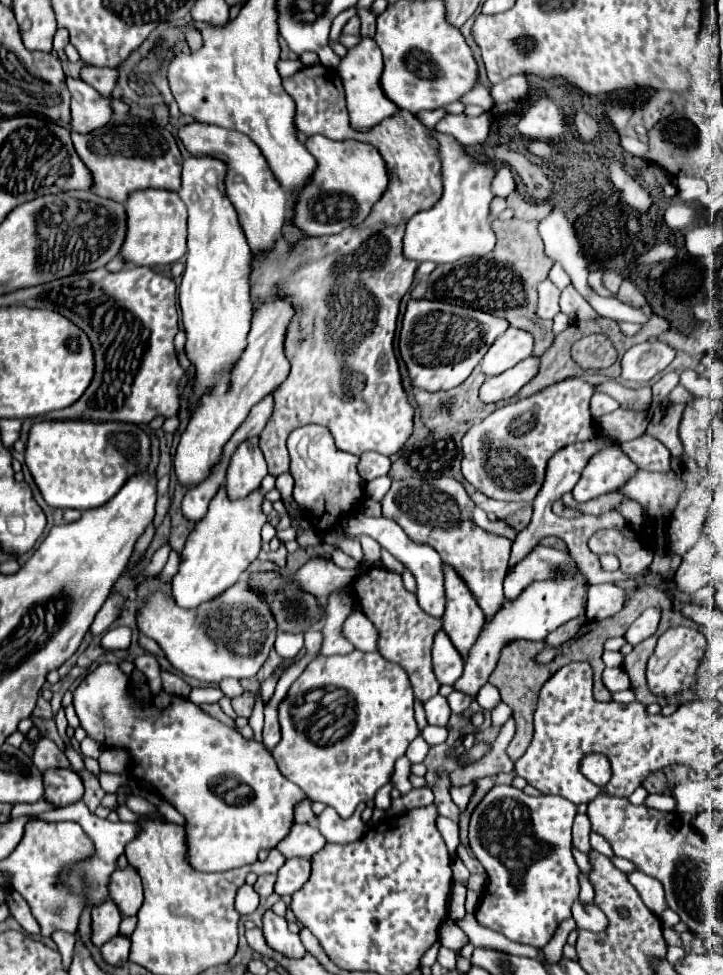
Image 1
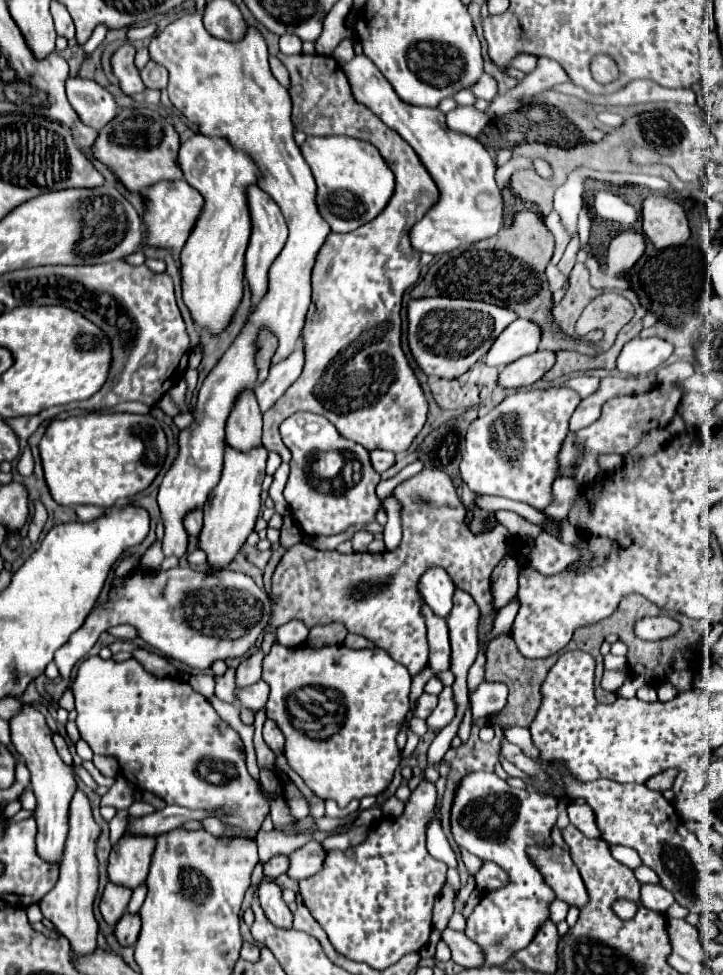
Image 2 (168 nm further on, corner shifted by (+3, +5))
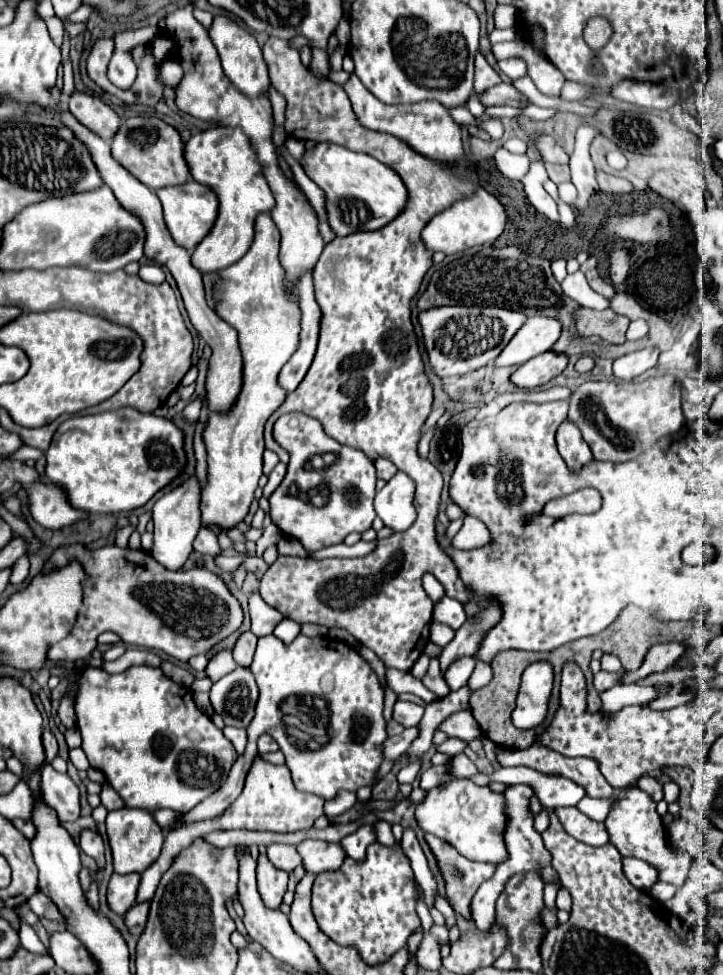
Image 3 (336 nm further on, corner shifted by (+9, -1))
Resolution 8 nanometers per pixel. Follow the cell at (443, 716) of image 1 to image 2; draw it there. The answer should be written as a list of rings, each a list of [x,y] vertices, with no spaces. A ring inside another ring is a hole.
[[[424,693],[420,699],[418,699],[418,707],[416,707],[416,717],[420,719],[426,719],[432,709],[436,709],[438,705],[438,695],[430,695],[430,693]]]

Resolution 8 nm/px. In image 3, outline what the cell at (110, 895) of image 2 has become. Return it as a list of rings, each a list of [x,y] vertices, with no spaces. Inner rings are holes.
[[[114,873],[110,883],[108,883],[108,905],[114,913],[124,915],[136,901],[140,885],[140,875],[130,873],[130,875],[118,875]]]

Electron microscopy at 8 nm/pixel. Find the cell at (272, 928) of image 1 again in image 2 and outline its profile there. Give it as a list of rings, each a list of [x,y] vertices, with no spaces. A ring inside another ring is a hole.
[[[268,877],[262,879],[260,889],[258,889],[258,899],[264,915],[268,921],[278,927],[278,929],[292,929],[292,913],[282,901],[282,889],[268,881]]]

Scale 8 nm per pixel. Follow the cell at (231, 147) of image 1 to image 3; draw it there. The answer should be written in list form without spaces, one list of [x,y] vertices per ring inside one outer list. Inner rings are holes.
[[[262,213],[254,225],[254,241],[234,265],[218,271],[214,285],[216,315],[238,331],[242,351],[242,389],[228,411],[210,411],[202,439],[208,451],[208,485],[200,495],[202,523],[234,527],[248,513],[258,479],[262,475],[264,425],[284,403],[286,389],[278,385],[278,373],[300,343],[300,307],[290,297],[296,287],[286,279],[278,261],[280,231],[270,215]]]

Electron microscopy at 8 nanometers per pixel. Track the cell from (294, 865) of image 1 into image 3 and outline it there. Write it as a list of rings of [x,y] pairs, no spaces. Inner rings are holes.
[[[318,839],[302,841],[298,845],[298,853],[302,855],[306,871],[316,871],[316,873],[334,871],[346,859],[346,851],[342,849],[340,843],[328,843]]]

